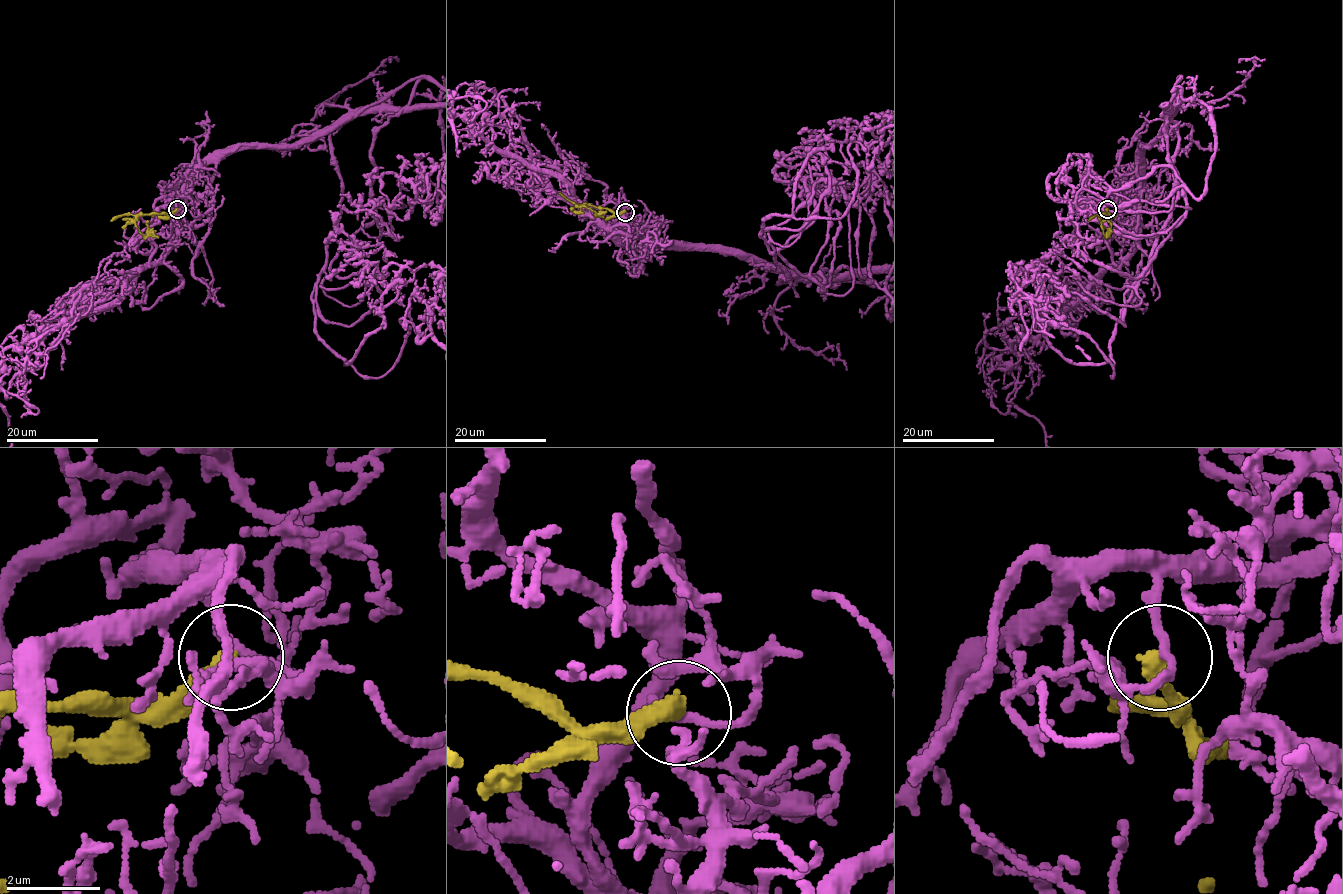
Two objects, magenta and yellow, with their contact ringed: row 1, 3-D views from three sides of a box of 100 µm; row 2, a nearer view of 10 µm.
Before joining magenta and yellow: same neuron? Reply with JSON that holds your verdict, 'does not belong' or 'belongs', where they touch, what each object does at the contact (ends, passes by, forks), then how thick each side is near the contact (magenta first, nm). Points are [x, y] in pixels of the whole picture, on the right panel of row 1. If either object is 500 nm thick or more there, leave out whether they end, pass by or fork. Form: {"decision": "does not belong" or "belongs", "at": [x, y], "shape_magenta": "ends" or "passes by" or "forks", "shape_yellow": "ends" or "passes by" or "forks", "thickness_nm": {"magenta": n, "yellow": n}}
{"decision": "does not belong", "at": [1107, 209], "shape_magenta": "passes by", "shape_yellow": "ends", "thickness_nm": {"magenta": 170, "yellow": 440}}

